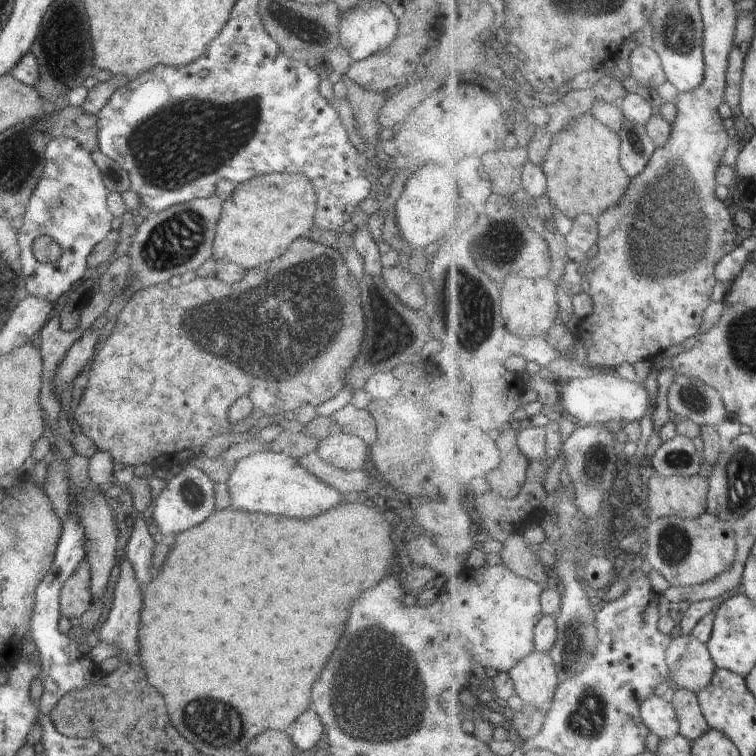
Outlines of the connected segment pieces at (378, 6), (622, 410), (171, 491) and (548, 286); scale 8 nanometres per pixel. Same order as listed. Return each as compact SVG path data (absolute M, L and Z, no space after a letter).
M383 1L361 2L345 13L339 13L339 44L345 48L352 59L361 60L370 54L383 51L394 40L400 20Z
M610 372L572 379L566 384L560 384L561 403L565 414L573 415L582 425L602 425L610 420L617 420L626 425L642 422L650 412L655 410L654 398L644 382L638 378L629 380Z
M190 463L179 473L167 477L164 490L154 506L152 518L157 529L168 538L200 524L214 511L215 482L203 470Z
M512 276L504 284L504 316L508 320L508 328L517 337L548 336L556 322L563 316L561 300L558 300L559 283L550 278L531 279L523 276Z

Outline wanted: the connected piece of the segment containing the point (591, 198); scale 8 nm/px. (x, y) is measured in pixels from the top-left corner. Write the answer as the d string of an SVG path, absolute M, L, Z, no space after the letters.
M587 111L579 121L555 136L544 164L550 178L552 200L573 220L584 214L598 219L624 198L632 184L632 177L620 162L621 134L600 122L592 111Z

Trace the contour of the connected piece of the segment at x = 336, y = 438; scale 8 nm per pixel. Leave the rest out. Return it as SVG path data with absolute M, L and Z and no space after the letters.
M342 432L323 438L317 453L325 461L347 471L368 467L368 446L359 436Z

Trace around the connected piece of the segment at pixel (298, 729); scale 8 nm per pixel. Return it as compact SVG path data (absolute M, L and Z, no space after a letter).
M306 710L286 730L289 739L297 746L300 755L311 753L322 738L324 726L312 710Z

